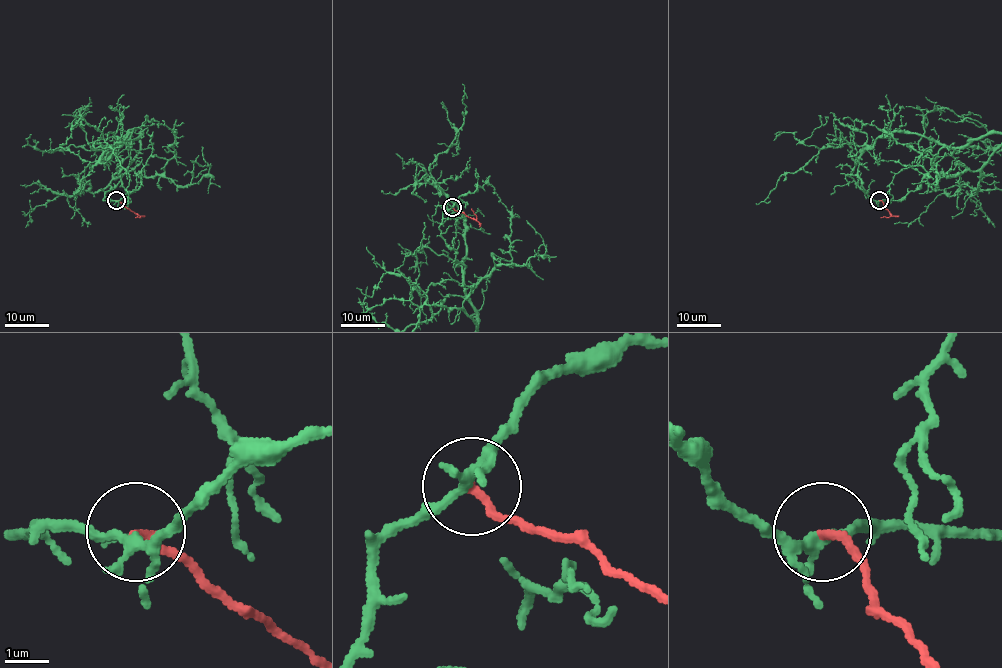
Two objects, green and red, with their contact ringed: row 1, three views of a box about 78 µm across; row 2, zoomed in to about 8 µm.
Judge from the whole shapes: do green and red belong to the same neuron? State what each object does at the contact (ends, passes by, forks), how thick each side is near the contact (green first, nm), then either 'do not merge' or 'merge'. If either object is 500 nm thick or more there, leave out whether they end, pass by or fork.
green forks there; red ends there; 200 nm thick on the green side, 200 nm on the other; do not merge

